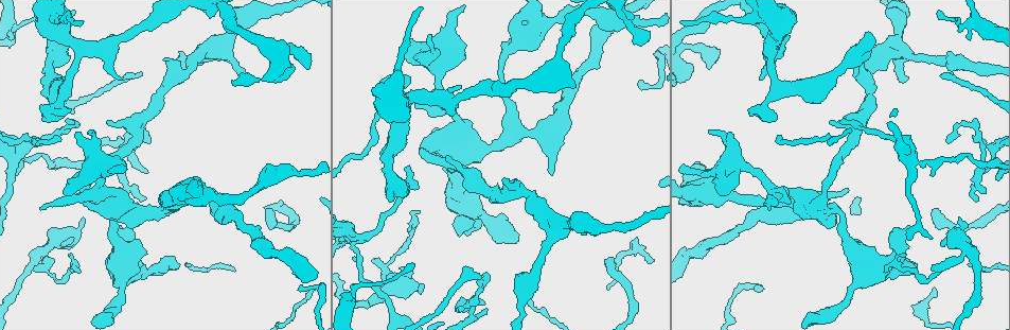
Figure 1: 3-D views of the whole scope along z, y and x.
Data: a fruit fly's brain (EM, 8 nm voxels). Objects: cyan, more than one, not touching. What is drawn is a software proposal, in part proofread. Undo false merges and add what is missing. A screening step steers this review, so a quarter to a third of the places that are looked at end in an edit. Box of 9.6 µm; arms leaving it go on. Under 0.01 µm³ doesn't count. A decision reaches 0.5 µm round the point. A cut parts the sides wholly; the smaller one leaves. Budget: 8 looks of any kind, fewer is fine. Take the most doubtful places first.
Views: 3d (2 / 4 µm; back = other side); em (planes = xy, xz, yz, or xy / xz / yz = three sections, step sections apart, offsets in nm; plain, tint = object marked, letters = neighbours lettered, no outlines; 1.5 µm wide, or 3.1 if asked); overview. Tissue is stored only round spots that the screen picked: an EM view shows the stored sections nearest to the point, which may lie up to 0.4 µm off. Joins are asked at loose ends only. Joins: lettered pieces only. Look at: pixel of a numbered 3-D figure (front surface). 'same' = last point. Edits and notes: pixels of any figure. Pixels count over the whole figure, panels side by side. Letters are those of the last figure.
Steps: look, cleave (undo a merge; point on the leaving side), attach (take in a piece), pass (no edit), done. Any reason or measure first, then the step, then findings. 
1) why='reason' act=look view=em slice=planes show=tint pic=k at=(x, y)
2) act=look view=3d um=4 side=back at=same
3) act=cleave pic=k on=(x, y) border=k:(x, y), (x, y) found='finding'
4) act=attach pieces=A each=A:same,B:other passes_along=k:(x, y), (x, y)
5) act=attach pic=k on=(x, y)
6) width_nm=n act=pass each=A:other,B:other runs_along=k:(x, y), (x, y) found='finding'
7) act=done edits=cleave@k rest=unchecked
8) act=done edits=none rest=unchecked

why='a narrow waist' act=look view=em slice=planes show=plain pic=1 at=(977, 138)

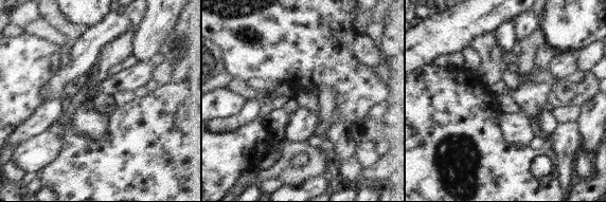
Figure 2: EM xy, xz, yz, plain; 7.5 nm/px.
why='see the neighbours' act=look view=em slice=planes show=letters at=same

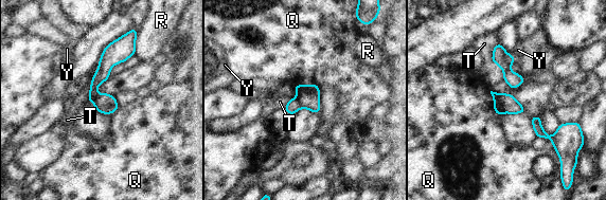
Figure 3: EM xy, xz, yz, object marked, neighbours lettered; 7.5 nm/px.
longest_contact=T:220nm act=cleave pic=3 on=(292, 106) each=Q:other,R:other,T:other,Y:other part_leaving=3:(132, 46), (104, 67), (91, 97) found='two neurons meet here'

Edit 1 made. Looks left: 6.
act=look view=overview

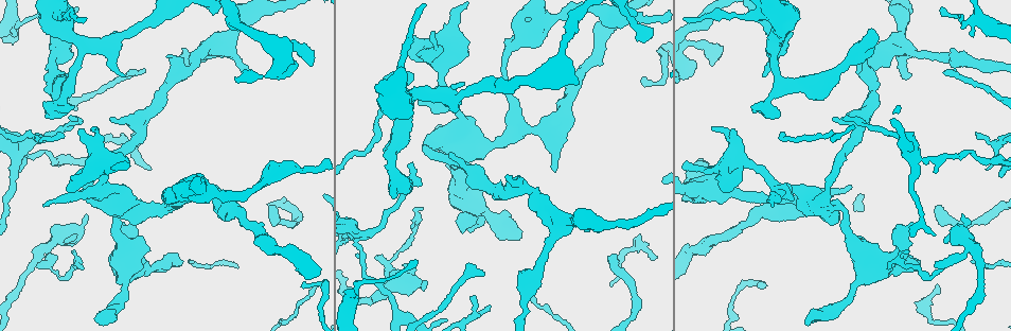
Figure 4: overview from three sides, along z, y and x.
why='branch stops here' act=look view=3d um=4 side=back pic=4 at=(181, 265)

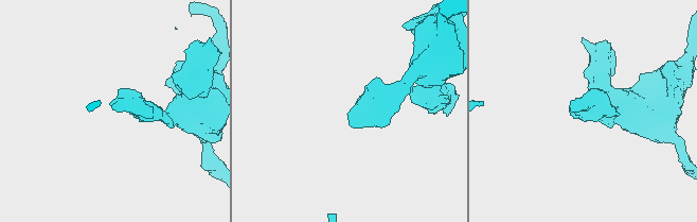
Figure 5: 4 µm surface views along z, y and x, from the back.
why='need the tissue' act=look view=em slice=xz step=4 show=letters pic=5 at=(570, 106)

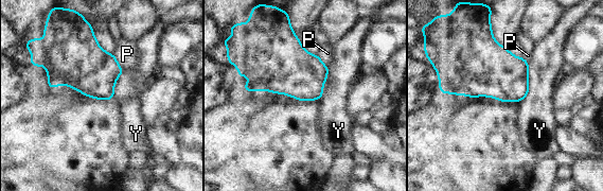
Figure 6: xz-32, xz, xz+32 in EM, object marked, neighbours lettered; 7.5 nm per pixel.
width_nm=280 act=pass each=P:other,Y:other border=6:(529, 64), (529, 92), (519, 101) found='none of them fits'

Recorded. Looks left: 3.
why='stops while still wide' act=look view=em slice=planes show=letters pic=4 at=(972, 35)

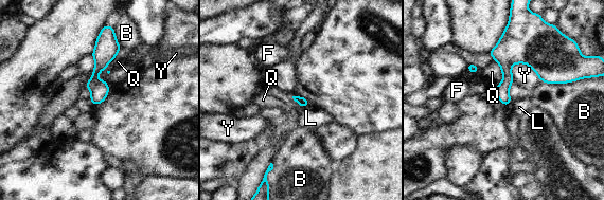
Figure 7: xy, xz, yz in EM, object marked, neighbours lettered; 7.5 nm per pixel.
longest_contact=B:280nm act=pass each=B:other,F:other,L:other,Q:other,Y:other runs_along=7:(103, 37), (93, 101) found='none of them fits'

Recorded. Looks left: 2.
act=done edits=cleave@3 rest=unchecked

